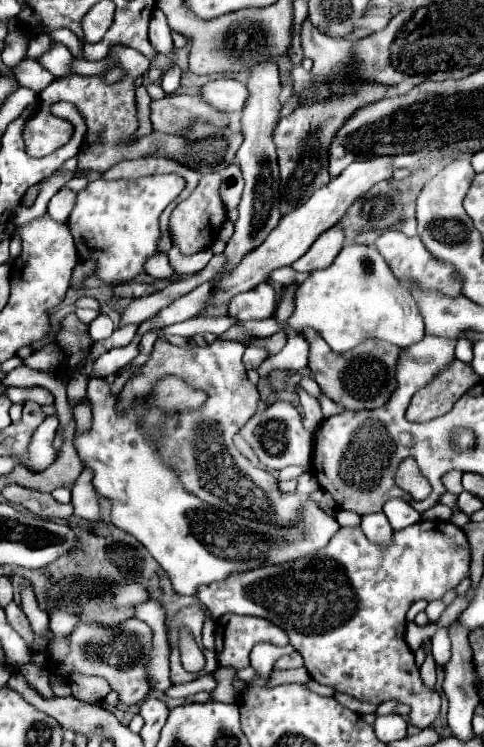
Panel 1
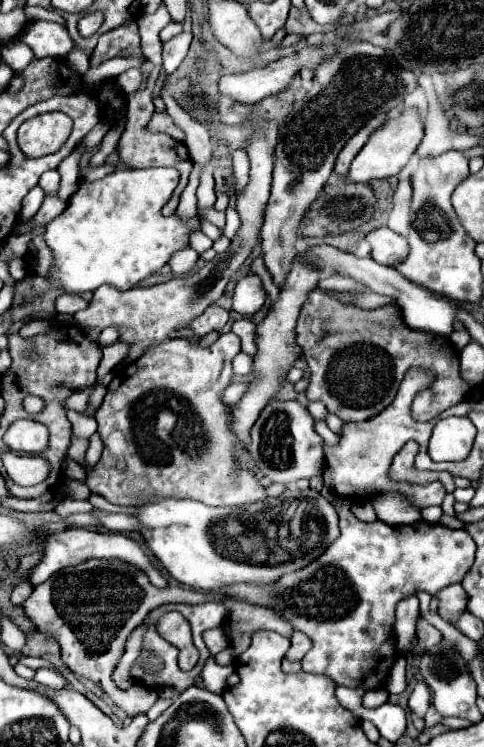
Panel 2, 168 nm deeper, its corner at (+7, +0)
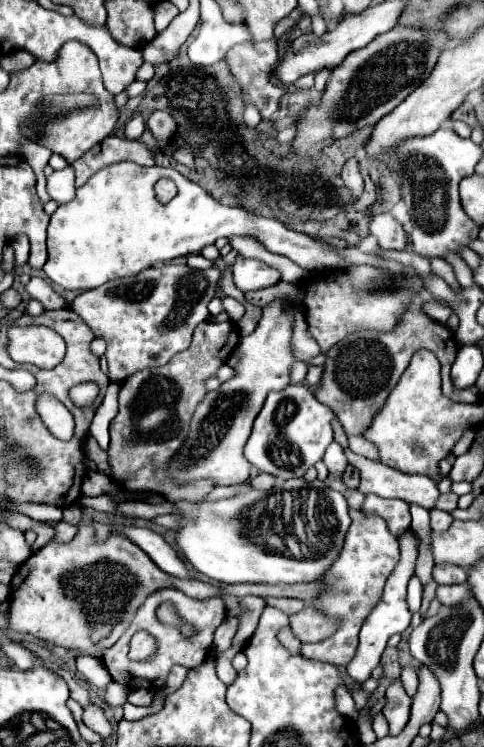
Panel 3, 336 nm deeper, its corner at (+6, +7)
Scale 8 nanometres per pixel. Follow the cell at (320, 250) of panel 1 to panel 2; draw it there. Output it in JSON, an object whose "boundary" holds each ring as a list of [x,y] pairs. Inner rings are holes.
{"boundary":[[[295,262],[293,268],[291,268],[291,272],[287,274],[287,278],[283,282],[283,292],[279,292],[279,302],[275,302],[269,308],[267,316],[261,320],[261,324],[257,324],[257,338],[255,338],[255,342],[257,342],[257,354],[253,356],[253,366],[251,366],[253,380],[249,382],[249,388],[247,388],[245,396],[237,404],[229,406],[229,416],[231,416],[229,428],[235,432],[235,436],[241,442],[241,446],[247,446],[247,436],[251,432],[251,424],[255,424],[255,420],[259,418],[259,412],[279,392],[279,388],[287,380],[289,370],[295,366],[295,362],[303,354],[299,350],[299,344],[297,344],[295,322],[299,318],[301,306],[307,300],[309,292],[317,288],[319,278],[321,278],[321,272],[319,270],[315,272],[305,262],[301,262],[301,264]]]}

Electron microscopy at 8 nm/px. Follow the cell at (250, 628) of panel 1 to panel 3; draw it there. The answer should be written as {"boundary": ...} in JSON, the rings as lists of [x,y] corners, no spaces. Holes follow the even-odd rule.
{"boundary":[[[268,597],[266,605],[276,607],[280,611],[284,611],[286,615],[294,615],[300,609],[304,609],[304,601],[300,601],[300,599],[284,599],[284,597],[280,597],[280,599],[278,597]]]}

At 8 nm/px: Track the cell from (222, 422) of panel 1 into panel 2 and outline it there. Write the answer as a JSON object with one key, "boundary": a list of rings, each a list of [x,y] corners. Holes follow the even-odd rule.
{"boundary":[[[225,332],[211,346],[195,346],[199,342],[189,342],[187,338],[167,340],[115,374],[95,414],[105,450],[85,480],[91,492],[123,506],[145,504],[155,498],[191,498],[207,506],[243,506],[265,498],[265,488],[251,470],[249,452],[239,446],[227,428],[229,410],[221,400],[221,392],[233,378],[231,360],[241,350],[239,338],[233,332]]]}

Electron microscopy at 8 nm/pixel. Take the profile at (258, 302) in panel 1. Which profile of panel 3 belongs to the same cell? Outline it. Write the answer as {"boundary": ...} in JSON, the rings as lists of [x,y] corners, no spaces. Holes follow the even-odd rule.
{"boundary":[[[238,257],[236,263],[232,265],[232,273],[234,273],[234,285],[242,293],[272,287],[280,281],[280,273],[276,269],[268,267],[266,263],[258,261],[258,259]]]}

